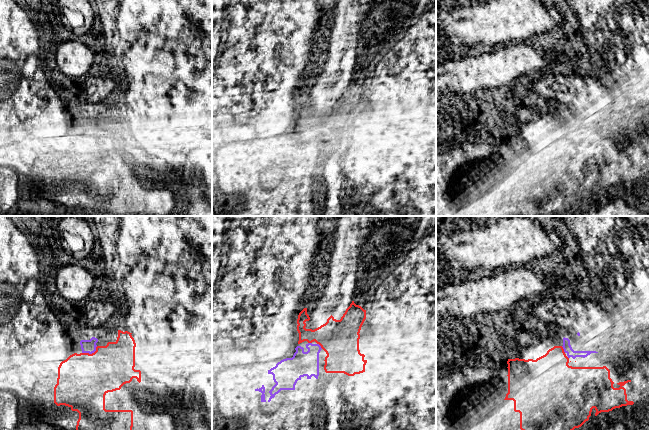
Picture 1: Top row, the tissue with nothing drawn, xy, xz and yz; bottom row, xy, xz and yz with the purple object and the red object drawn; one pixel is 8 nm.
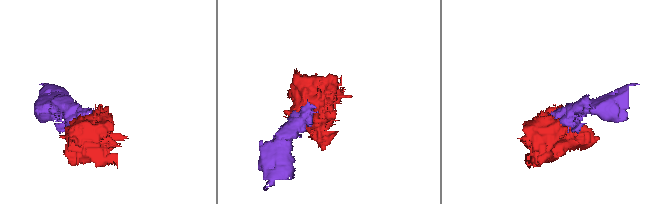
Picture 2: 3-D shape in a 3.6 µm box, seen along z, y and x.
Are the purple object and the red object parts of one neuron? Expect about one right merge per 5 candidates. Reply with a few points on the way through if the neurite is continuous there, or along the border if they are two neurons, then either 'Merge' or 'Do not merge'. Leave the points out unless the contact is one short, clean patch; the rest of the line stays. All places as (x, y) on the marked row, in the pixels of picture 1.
Merge

